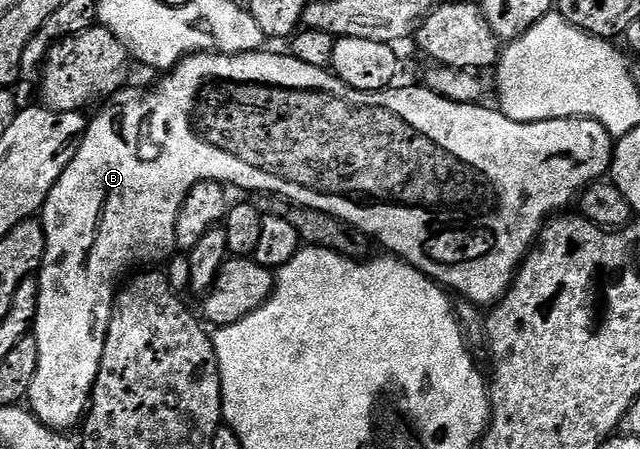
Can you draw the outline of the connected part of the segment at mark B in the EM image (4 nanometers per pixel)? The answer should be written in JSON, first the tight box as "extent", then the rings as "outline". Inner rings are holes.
{"extent":[26,52,614,431],"outline":[[[268,52],[193,53],[191,57],[184,58],[175,67],[167,70],[161,76],[164,78],[145,97],[128,97],[125,101],[116,101],[113,105],[106,106],[96,118],[93,116],[89,120],[82,143],[74,159],[70,159],[70,167],[66,167],[58,183],[54,183],[42,210],[46,231],[46,251],[38,270],[40,294],[34,326],[34,336],[38,343],[38,371],[34,375],[34,383],[30,383],[26,401],[32,412],[36,414],[36,418],[48,428],[72,431],[68,429],[74,428],[75,425],[77,428],[81,424],[92,399],[92,388],[98,379],[102,351],[106,347],[106,335],[110,327],[118,286],[133,271],[141,267],[155,266],[152,265],[155,261],[167,262],[177,252],[176,224],[180,208],[188,198],[189,191],[198,183],[219,181],[225,187],[237,185],[240,189],[249,189],[252,195],[275,195],[294,201],[297,205],[326,211],[338,220],[358,227],[373,242],[381,241],[388,248],[385,250],[389,254],[408,262],[413,269],[420,270],[433,281],[447,287],[453,294],[460,293],[456,295],[463,300],[473,301],[475,305],[481,307],[491,307],[497,301],[501,301],[508,288],[512,286],[512,281],[516,278],[516,270],[523,265],[525,257],[536,244],[536,238],[540,236],[540,231],[546,222],[561,211],[567,210],[564,208],[571,201],[573,204],[581,191],[601,180],[611,170],[614,138],[606,131],[606,127],[602,127],[602,123],[589,117],[518,123],[511,121],[507,115],[500,112],[499,108],[487,109],[484,103],[451,101],[419,84],[418,86],[408,85],[405,89],[389,87],[378,93],[367,93],[350,88],[328,69],[310,67],[310,63],[302,63],[302,59],[293,57],[287,52],[284,52],[285,54]]]}

